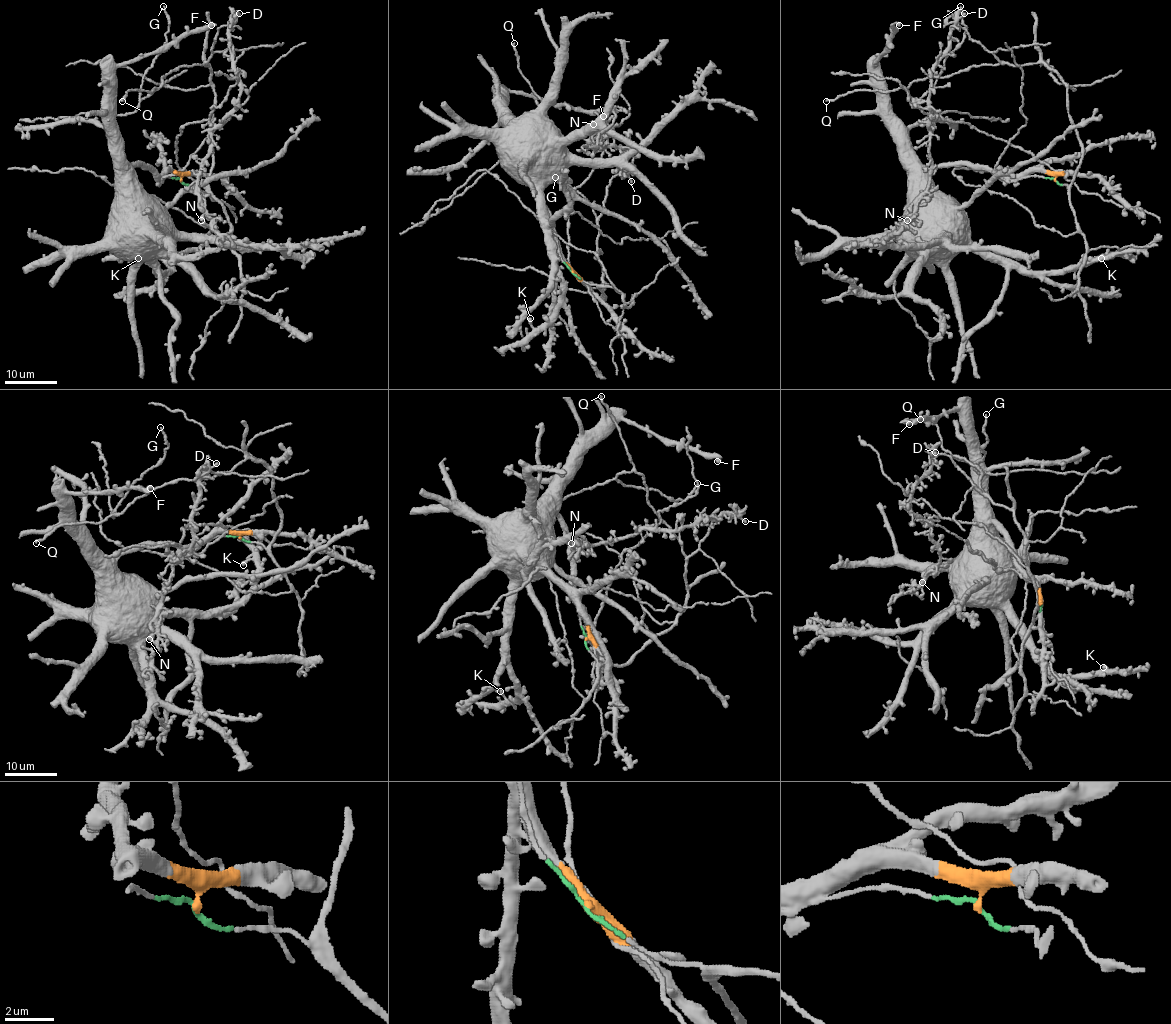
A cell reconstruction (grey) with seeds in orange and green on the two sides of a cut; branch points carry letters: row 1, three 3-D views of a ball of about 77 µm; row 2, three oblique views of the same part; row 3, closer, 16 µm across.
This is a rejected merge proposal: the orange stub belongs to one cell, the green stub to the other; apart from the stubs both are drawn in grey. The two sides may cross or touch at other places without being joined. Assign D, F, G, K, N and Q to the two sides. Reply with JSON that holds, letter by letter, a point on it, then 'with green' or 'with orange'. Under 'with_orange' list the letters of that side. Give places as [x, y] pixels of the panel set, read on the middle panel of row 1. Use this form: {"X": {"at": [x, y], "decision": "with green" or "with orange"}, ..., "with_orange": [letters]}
{"D": {"at": [631, 181], "decision": "with green"}, "F": {"at": [603, 116], "decision": "with orange"}, "G": {"at": [555, 177], "decision": "with green"}, "K": {"at": [530, 318], "decision": "with orange"}, "N": {"at": [593, 124], "decision": "with green"}, "Q": {"at": [514, 43], "decision": "with green"}, "with_orange": ["F", "K"]}

